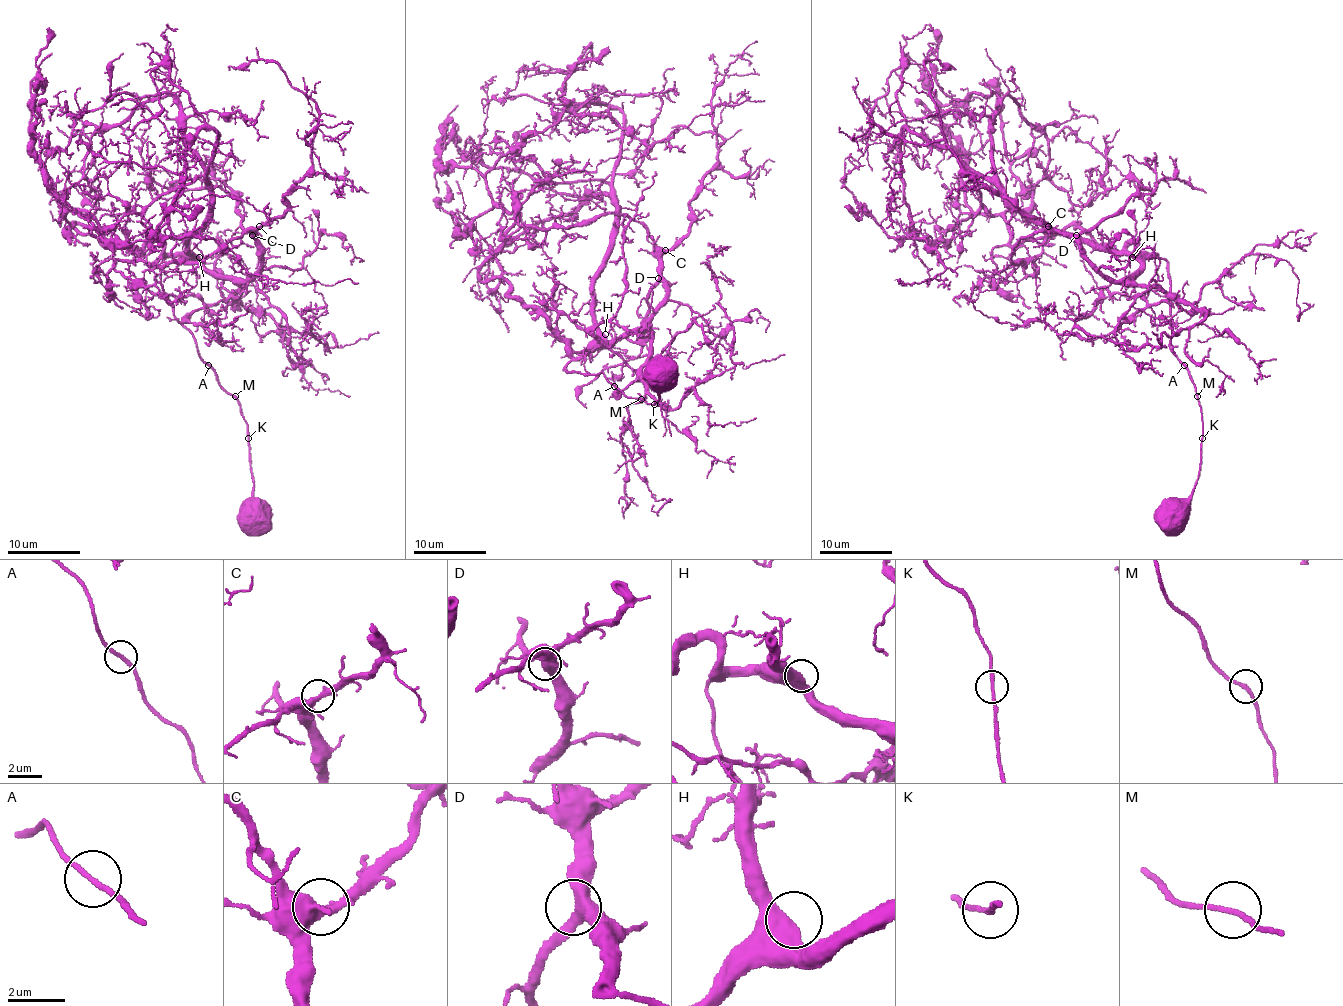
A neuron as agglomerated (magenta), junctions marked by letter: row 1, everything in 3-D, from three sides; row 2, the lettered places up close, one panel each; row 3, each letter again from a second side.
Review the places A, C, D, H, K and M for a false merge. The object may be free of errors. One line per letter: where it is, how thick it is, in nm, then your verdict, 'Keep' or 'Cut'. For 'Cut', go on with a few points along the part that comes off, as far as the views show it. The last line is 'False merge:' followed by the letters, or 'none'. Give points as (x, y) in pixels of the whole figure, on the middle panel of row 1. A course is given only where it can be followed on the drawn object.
A: Place: (614, 386). Thickness 200 nm. Keep
C: Place: (665, 250). Thickness 360 nm. Keep
D: Place: (658, 278). Thickness 480 nm. Keep
H: Place: (605, 334). Thickness 500 nm. Keep
K: Place: (654, 404). Thickness 170 nm. Keep
M: Place: (641, 399). Thickness 180 nm. Keep
False merge: none

